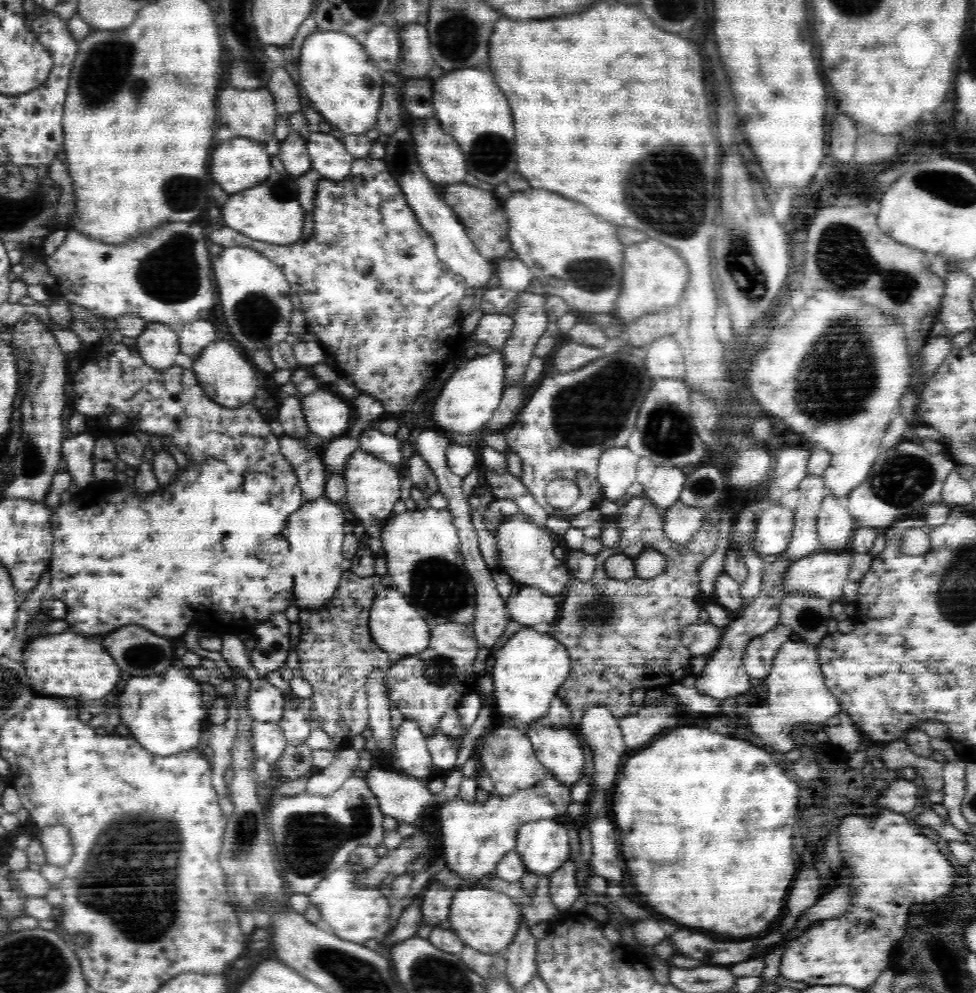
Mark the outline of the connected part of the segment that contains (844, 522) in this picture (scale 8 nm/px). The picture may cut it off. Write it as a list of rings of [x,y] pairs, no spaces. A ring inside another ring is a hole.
[[[829,491],[822,500],[817,522],[820,550],[849,548],[854,530],[854,518],[850,516],[847,498],[836,498]]]

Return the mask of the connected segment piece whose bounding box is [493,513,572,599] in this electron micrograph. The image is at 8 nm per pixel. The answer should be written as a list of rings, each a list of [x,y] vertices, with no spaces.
[[[519,513],[507,518],[493,532],[498,540],[500,553],[497,569],[508,574],[515,584],[532,585],[557,599],[564,596],[568,584],[571,584],[572,574],[566,563],[554,557],[556,544],[549,531],[536,526],[524,513]]]

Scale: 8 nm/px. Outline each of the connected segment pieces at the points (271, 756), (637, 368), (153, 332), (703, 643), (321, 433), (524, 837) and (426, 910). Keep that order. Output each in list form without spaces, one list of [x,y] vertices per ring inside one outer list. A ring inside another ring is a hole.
[[[254,721],[251,741],[254,755],[262,758],[269,766],[280,760],[281,753],[287,746],[283,730],[278,723]]]
[[[611,349],[608,354],[576,370],[556,372],[555,369],[551,369],[546,376],[542,376],[540,385],[516,417],[516,424],[508,430],[510,434],[505,435],[509,450],[516,452],[522,461],[520,481],[528,487],[536,502],[549,516],[565,519],[566,516],[575,516],[592,507],[599,507],[604,502],[605,494],[597,477],[600,457],[608,448],[627,446],[635,429],[644,396],[652,388],[652,380],[653,378],[647,373],[645,361]],[[556,478],[570,480],[579,488],[580,496],[570,508],[556,508],[548,504],[546,487]]]
[[[148,323],[137,336],[135,348],[148,366],[158,370],[170,368],[180,354],[179,333],[166,324]]]
[[[700,621],[694,626],[688,626],[682,632],[683,644],[694,657],[700,655],[707,656],[718,650],[722,635],[725,632],[724,627],[717,627],[708,621]]]
[[[318,390],[302,400],[305,421],[312,435],[327,443],[350,428],[350,402]]]
[[[535,819],[519,828],[515,850],[526,870],[550,876],[570,857],[568,831],[560,819]]]
[[[431,882],[424,888],[422,895],[422,922],[438,926],[442,920],[448,918],[449,908],[455,890],[438,882]]]

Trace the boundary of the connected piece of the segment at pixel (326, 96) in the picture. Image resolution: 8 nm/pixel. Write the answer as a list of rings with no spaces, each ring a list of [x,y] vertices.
[[[316,30],[312,32],[302,46],[298,72],[299,83],[308,94],[309,103],[318,110],[336,130],[346,134],[364,134],[372,130],[378,122],[378,110],[382,100],[382,82],[380,69],[358,44],[358,40],[342,32]]]

